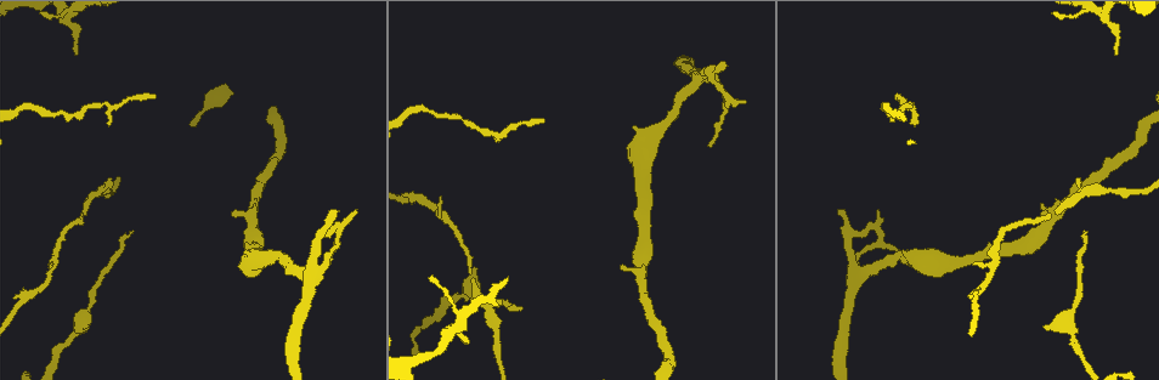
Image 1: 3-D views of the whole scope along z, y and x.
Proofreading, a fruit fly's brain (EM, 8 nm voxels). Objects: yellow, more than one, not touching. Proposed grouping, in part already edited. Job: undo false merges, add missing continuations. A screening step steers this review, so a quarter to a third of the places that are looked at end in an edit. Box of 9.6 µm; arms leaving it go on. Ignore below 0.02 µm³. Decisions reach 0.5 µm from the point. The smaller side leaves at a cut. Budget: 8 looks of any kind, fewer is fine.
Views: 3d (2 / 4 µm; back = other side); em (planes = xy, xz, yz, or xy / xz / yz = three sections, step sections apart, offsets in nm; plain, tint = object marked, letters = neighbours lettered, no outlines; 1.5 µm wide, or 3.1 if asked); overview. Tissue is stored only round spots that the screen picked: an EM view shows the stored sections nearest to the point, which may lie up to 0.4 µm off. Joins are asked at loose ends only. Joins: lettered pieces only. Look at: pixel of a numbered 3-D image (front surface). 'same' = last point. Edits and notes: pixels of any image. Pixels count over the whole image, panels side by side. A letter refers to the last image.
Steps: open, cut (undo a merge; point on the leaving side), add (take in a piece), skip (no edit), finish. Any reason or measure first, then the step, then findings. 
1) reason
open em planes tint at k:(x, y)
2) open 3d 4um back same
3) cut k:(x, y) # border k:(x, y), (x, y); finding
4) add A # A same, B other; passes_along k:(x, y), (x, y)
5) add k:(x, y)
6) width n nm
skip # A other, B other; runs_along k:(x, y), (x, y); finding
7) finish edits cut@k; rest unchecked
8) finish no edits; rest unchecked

end of a long branch
open 3d 2um at 1:(708, 142)

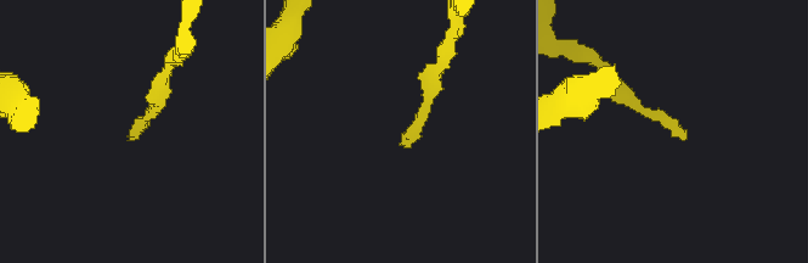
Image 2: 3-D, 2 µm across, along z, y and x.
now the EM
open em xy step 8 letters at 2:(673, 137)

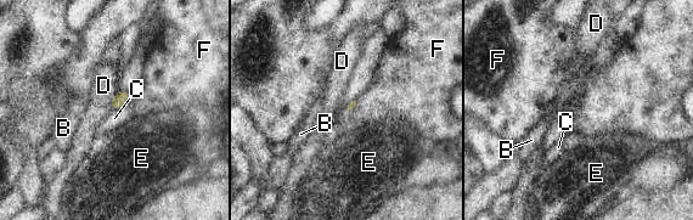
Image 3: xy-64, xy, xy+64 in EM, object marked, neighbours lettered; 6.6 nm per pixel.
skip # B other, C other, D other, E other, F other; none of them fits

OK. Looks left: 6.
branch stops here
open 3d 2um at 1:(722, 61)

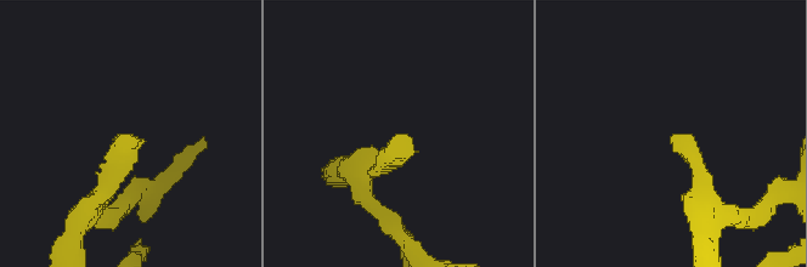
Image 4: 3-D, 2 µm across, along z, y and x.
open em planes tint at 4:(136, 138)

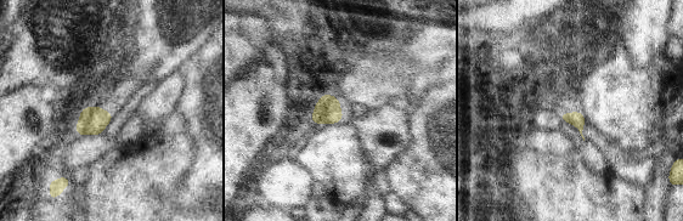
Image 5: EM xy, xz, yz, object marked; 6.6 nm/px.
open em planes letters same

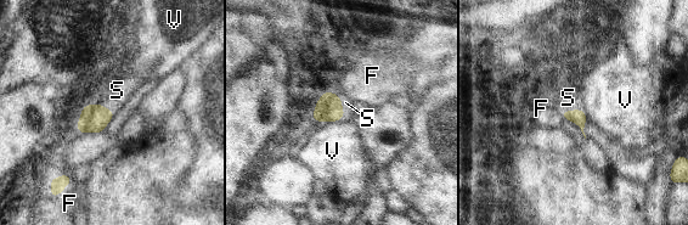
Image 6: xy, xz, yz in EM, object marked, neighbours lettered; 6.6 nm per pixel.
add S # F other, S same, V other; passes_along 6:(328, 108), (342, 108), (345, 102); the cell continues

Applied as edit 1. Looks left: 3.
open overview

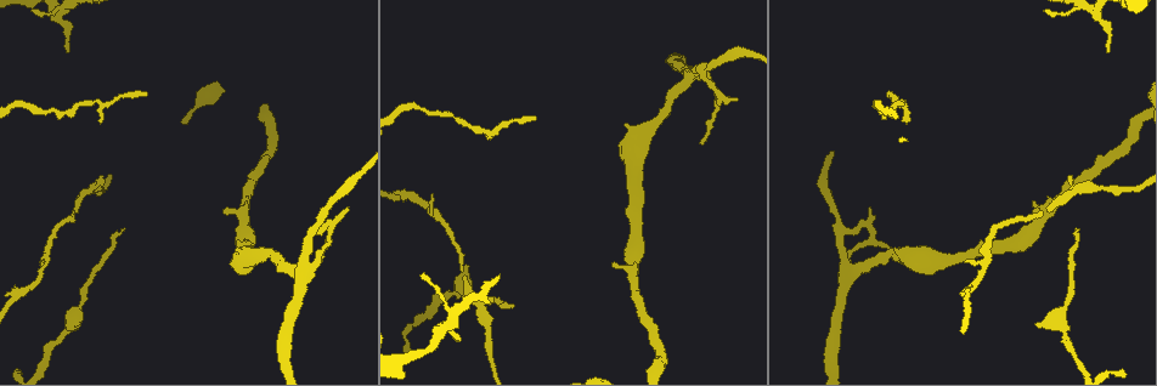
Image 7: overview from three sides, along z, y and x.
open em planes tint at 7:(1108, 51)

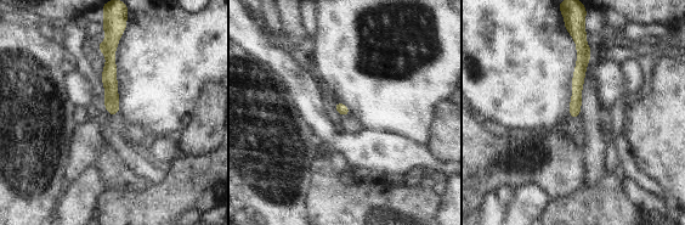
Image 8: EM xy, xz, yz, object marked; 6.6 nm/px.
open em planes letters same

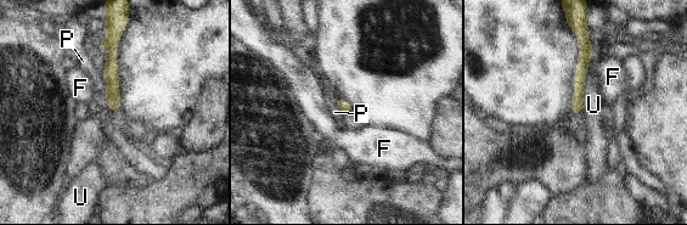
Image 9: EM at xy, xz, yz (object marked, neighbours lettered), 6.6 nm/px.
skip # F other, P other, U other; runs_along 9:(584, 35), (584, 61), (575, 111); none of them fits

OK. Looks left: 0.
finish edits add@6; rest unchecked

